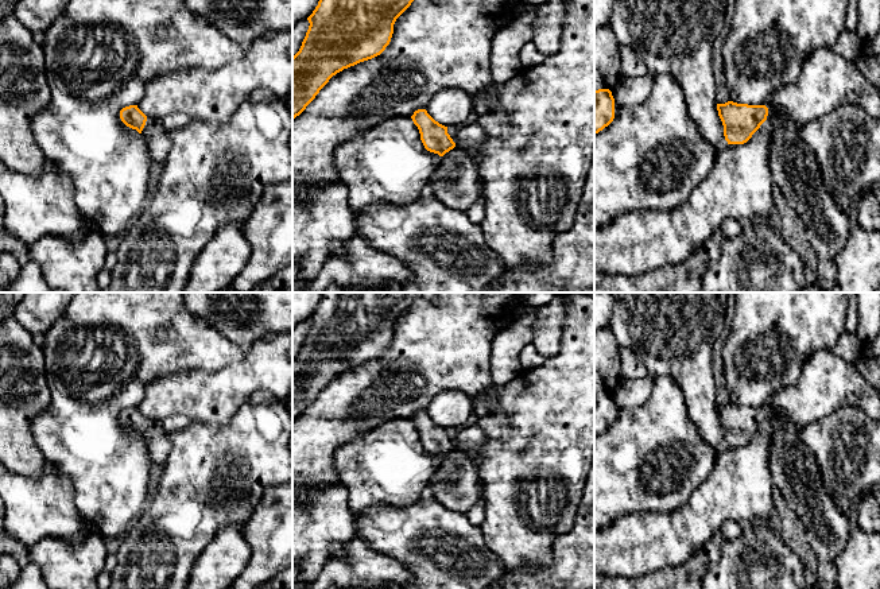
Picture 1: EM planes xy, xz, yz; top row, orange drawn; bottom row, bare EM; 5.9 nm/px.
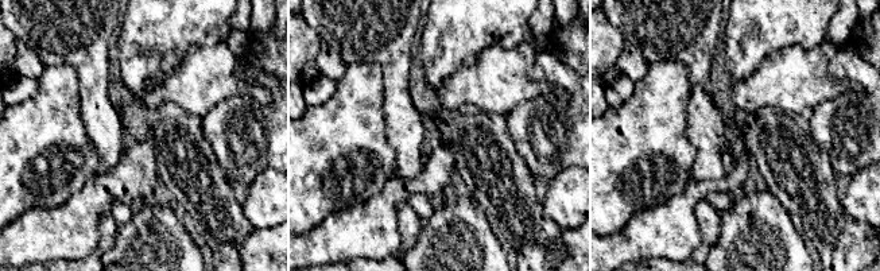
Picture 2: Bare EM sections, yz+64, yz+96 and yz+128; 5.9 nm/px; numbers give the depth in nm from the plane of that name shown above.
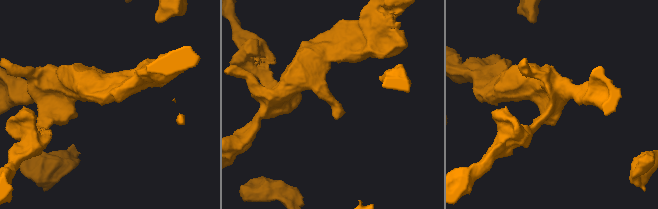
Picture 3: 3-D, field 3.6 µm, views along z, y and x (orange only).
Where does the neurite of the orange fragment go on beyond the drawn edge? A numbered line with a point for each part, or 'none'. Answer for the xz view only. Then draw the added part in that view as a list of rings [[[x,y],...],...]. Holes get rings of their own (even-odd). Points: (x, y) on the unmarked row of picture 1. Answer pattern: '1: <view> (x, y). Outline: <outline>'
1: xz (456, 483). Outline: [[[455,447],[441,458],[427,493],[451,512],[466,514],[480,497],[478,468]]]

